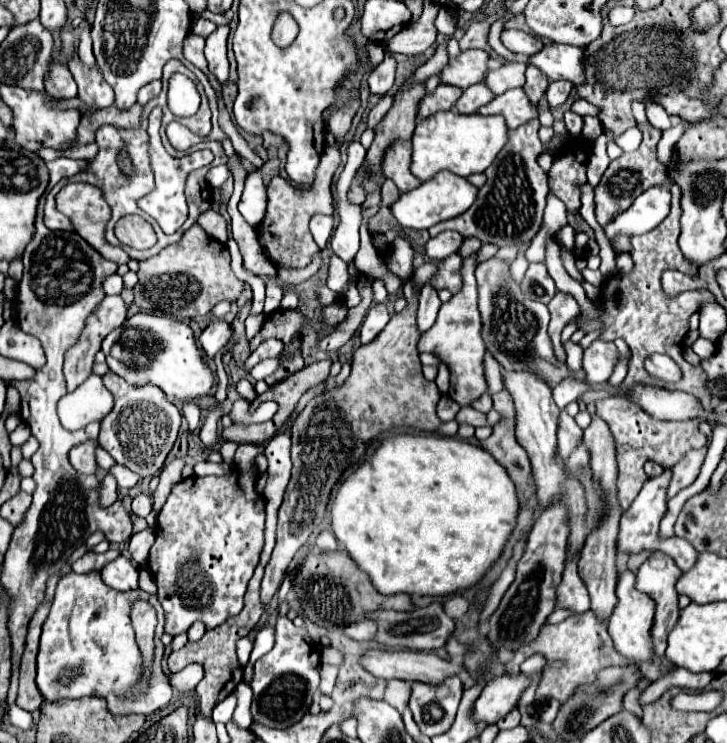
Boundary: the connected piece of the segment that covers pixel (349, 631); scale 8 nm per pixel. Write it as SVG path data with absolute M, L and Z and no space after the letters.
M363 620L361 622L353 622L345 625L342 632L348 637L358 641L370 641L374 639L377 627L371 620Z

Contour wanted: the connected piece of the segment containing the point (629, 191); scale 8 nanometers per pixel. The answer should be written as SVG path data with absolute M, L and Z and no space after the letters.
M638 123L638 129L644 135L640 147L634 153L624 153L618 159L610 161L606 173L602 175L600 183L596 185L596 221L600 225L608 225L616 215L626 211L640 193L644 193L646 189L666 181L668 171L664 165L660 165L656 161L656 145L662 137L662 131L652 127L650 123Z

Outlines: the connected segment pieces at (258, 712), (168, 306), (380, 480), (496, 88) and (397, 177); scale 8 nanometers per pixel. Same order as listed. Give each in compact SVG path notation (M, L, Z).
M286 615L276 617L276 643L270 653L254 663L252 677L252 719L266 727L290 727L298 723L308 711L312 697L318 689L320 675L320 647L312 645L304 629L298 629Z
M192 225L184 231L178 243L168 245L158 255L140 261L138 283L134 285L134 303L140 311L162 311L176 319L202 317L212 311L212 307L224 299L238 301L242 293L242 281L234 275L230 267L230 253L224 243L214 241L208 233Z
M398 433L388 439L384 439L378 449L366 457L366 461L338 487L336 497L330 501L330 517L332 517L332 531L338 539L338 543L348 551L348 555L358 563L362 571L366 571L374 583L374 587L382 595L394 595L394 593L408 593L408 595L430 595L430 597L444 597L452 595L460 589L470 589L476 585L486 571L496 563L496 559L502 555L504 545L508 543L514 527L516 517L520 511L520 503L516 497L516 485L510 479L508 471L498 465L498 461L482 447L472 445L464 439L452 439L452 437L434 437L434 435L412 435L412 433Z
M518 61L504 63L502 67L488 71L484 83L492 89L494 95L502 95L508 89L524 85L524 81L526 81L524 71L526 71L526 63L518 63Z
M396 141L384 155L382 173L396 183L400 193L406 193L420 185L420 181L410 173L412 145L410 141Z

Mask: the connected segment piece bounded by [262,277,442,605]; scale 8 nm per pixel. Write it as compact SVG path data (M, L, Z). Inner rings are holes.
M410 277L402 289L408 303L406 309L402 313L394 313L374 341L360 345L354 351L352 371L346 383L340 389L326 389L316 395L292 425L292 477L278 513L276 547L262 579L264 605L276 595L294 555L322 523L334 485L346 469L364 459L368 445L380 433L388 433L394 427L434 433L440 425L436 405L442 395L434 381L424 379L416 349L422 335L416 327L418 287Z

